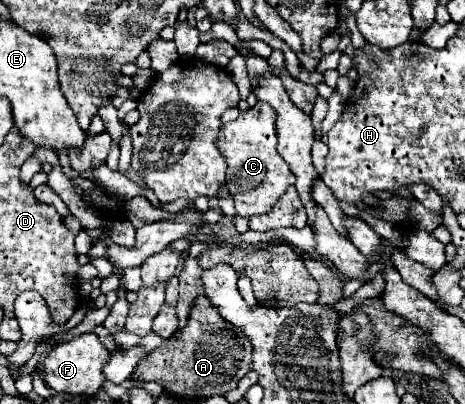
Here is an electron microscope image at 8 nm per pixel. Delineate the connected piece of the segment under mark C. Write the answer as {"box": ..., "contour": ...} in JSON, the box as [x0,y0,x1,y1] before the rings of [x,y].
{"box":[215,101,295,215],"contour":[[[257,101],[255,107],[243,111],[235,121],[223,123],[215,145],[227,163],[227,189],[235,199],[237,215],[263,215],[263,211],[269,211],[277,203],[289,185],[295,185],[295,175],[291,175],[291,169],[277,153],[275,109],[269,103]]]}

